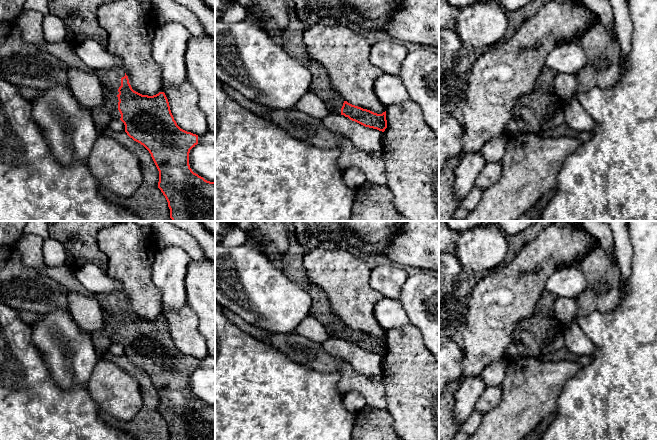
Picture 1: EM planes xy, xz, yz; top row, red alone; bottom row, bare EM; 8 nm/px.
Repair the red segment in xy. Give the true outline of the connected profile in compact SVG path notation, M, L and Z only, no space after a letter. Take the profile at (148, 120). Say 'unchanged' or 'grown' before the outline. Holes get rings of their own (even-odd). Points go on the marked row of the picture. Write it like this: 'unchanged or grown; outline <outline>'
grown; outline M122 67L98 69L95 73L104 94L103 104L89 110L97 129L102 131L112 120L120 119L127 135L149 151L159 171L158 188L168 202L172 221L215 221L215 182L194 173L189 165L189 153L198 144L198 135L177 125L165 93L148 96L134 91Z

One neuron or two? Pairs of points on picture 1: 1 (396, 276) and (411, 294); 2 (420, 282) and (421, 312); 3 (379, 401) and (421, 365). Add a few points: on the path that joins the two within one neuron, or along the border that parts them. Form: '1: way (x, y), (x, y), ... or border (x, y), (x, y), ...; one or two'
1: border (409, 276), (401, 294), (397, 298); two
2: way (420, 289), (421, 305); one
3: border (381, 380), (384, 386), (387, 410); two

